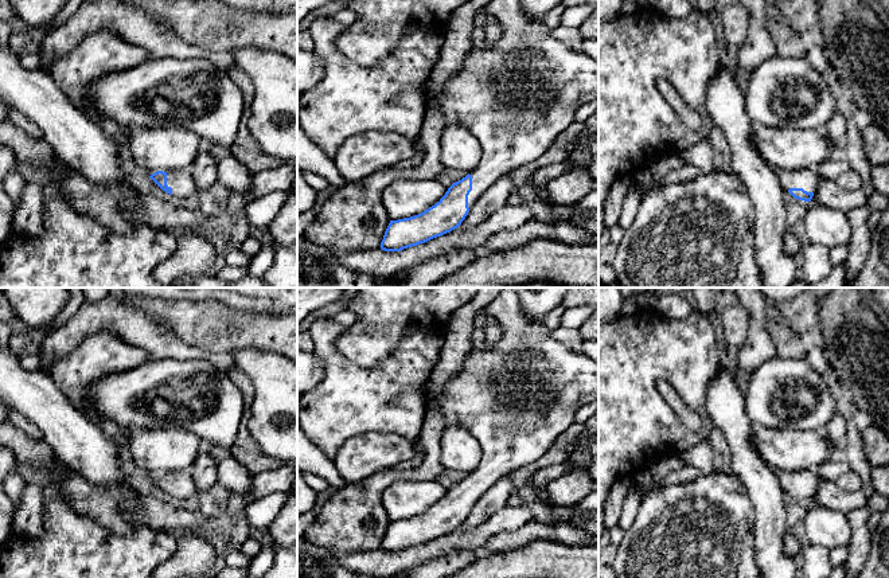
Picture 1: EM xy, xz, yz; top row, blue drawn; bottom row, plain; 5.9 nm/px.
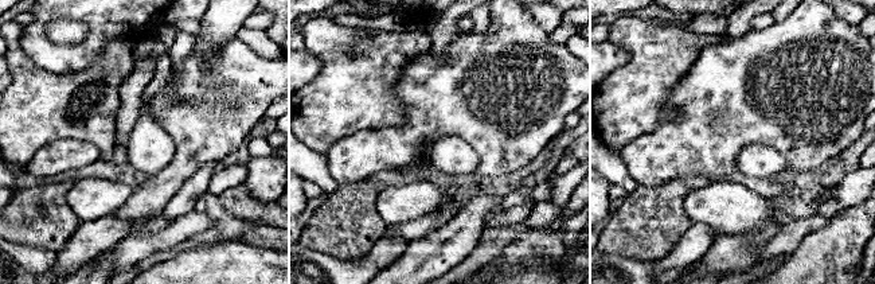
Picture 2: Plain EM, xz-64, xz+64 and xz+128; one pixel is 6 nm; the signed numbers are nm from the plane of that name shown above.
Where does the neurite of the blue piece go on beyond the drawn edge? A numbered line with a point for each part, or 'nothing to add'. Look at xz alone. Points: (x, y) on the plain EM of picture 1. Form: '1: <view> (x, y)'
1: xz (517, 397)

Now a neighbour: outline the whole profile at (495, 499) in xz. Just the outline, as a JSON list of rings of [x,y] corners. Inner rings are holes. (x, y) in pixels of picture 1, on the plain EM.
[[[510,476],[498,480],[479,497],[457,530],[465,532],[480,527],[495,512],[503,509],[507,505],[507,500],[514,492],[516,492],[516,489]]]

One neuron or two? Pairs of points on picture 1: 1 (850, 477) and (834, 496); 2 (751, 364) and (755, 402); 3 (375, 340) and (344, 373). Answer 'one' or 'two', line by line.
1: two
2: two
3: two

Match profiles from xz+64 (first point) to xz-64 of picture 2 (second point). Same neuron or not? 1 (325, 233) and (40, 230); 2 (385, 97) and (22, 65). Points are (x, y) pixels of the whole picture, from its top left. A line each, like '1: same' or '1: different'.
1: same
2: same

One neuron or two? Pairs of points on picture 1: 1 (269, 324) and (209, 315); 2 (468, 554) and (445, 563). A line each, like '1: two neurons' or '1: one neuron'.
1: one neuron
2: one neuron

